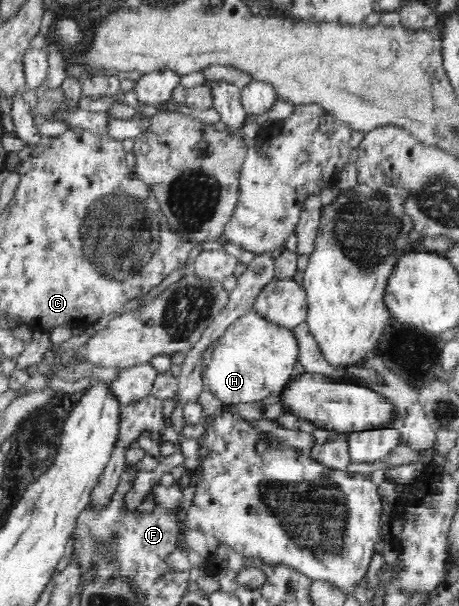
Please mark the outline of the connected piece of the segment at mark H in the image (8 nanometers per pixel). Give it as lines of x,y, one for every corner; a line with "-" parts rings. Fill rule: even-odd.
256,308
236,319
226,332
206,351
202,361
204,387
222,404
256,403
284,393
297,378
299,341
293,330
263,317

